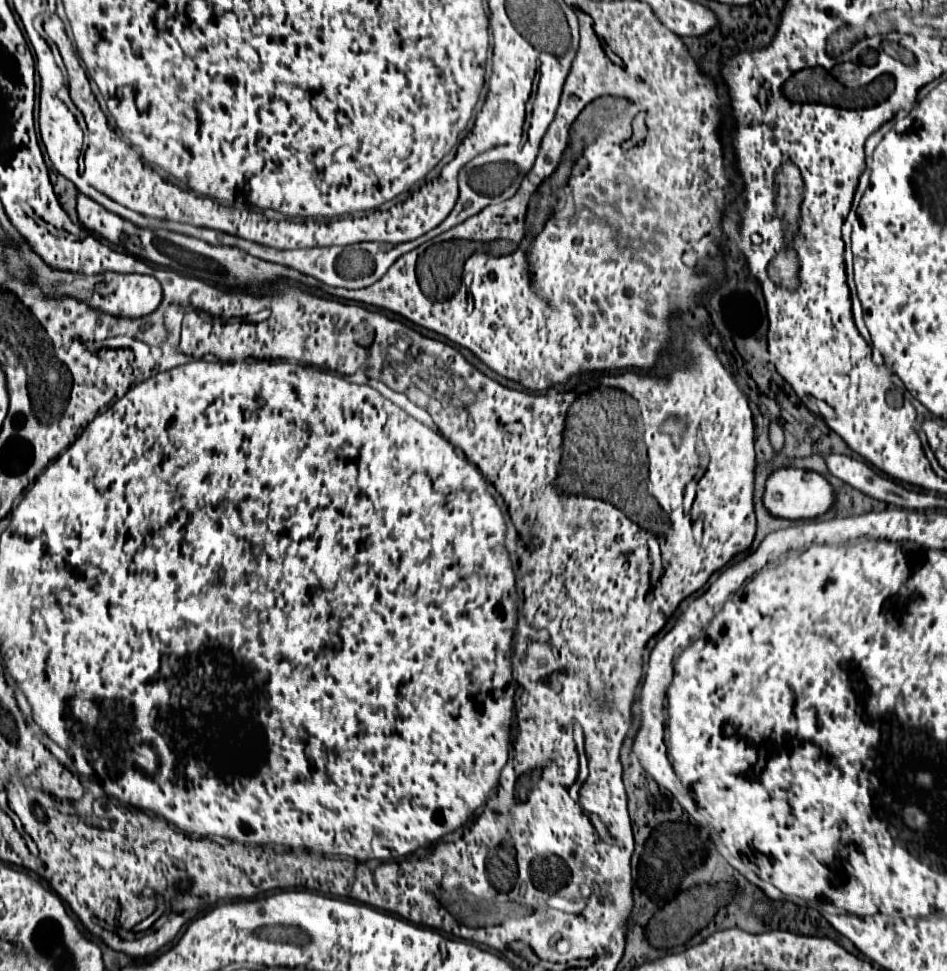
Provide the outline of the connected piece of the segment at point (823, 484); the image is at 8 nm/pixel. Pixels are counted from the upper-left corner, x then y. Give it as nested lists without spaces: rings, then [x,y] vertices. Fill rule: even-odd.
[[[789,467],[789,469],[779,469],[779,471],[771,473],[771,477],[767,479],[763,503],[777,517],[785,517],[785,519],[815,519],[815,517],[825,515],[833,507],[835,491],[833,491],[831,483],[823,475],[819,475],[815,471]]]

